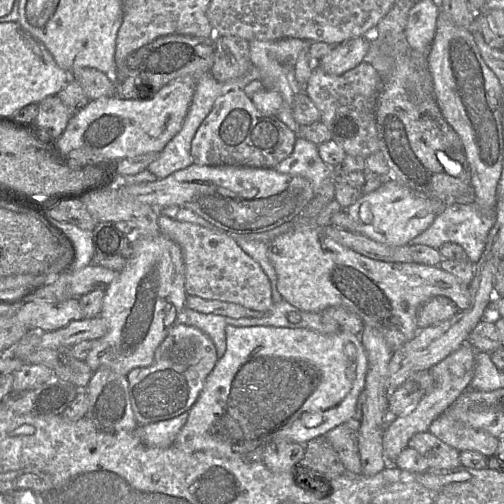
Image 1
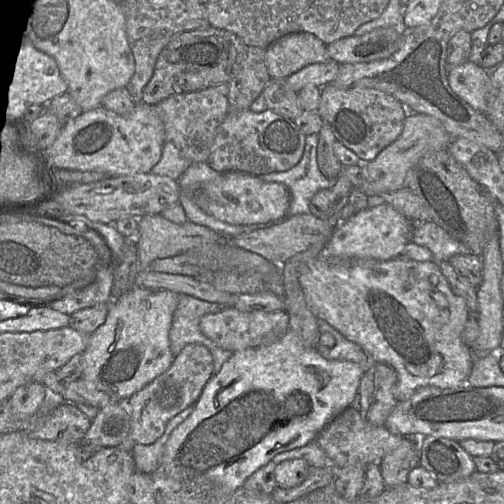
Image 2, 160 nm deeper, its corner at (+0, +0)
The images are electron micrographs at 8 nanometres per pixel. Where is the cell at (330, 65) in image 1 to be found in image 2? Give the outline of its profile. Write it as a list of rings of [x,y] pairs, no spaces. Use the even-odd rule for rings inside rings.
[[[333,60],[311,64],[290,75],[286,82],[295,92],[309,84],[322,88],[335,80],[339,68],[340,64]]]

